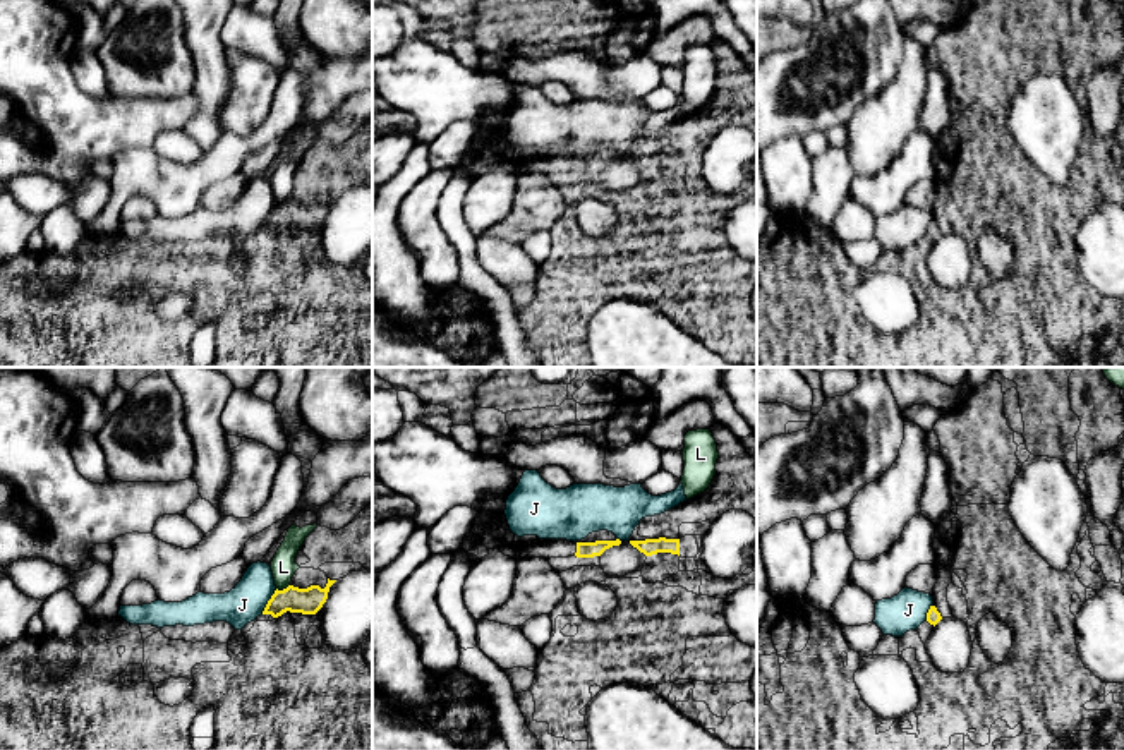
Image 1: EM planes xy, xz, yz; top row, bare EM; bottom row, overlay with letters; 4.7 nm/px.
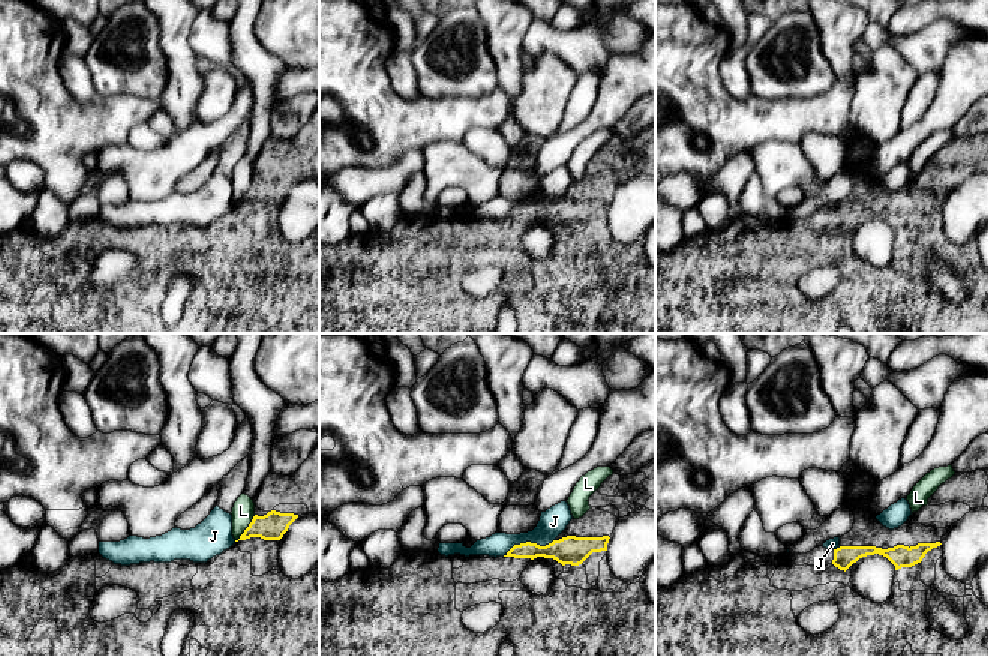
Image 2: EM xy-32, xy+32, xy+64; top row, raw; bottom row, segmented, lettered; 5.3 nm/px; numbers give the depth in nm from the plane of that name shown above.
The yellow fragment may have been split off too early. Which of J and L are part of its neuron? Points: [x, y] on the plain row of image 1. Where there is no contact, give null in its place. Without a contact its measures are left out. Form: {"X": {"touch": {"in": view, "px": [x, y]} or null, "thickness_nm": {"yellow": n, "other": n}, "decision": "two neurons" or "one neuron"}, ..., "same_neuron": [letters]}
{"J": {"touch": {"in": "xy", "px": [268, 217]}, "thickness_nm": {"yellow": 130, "other": 180}, "decision": "two neurons"}, "L": {"touch": {"in": "xy", "px": [284, 205]}, "thickness_nm": {"yellow": 130, "other": 120}, "decision": "two neurons"}, "same_neuron": []}

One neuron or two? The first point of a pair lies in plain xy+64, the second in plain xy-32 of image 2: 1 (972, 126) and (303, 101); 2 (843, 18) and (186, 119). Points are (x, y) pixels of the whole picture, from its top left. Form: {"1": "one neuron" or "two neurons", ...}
{"1": "one neuron", "2": "one neuron"}

